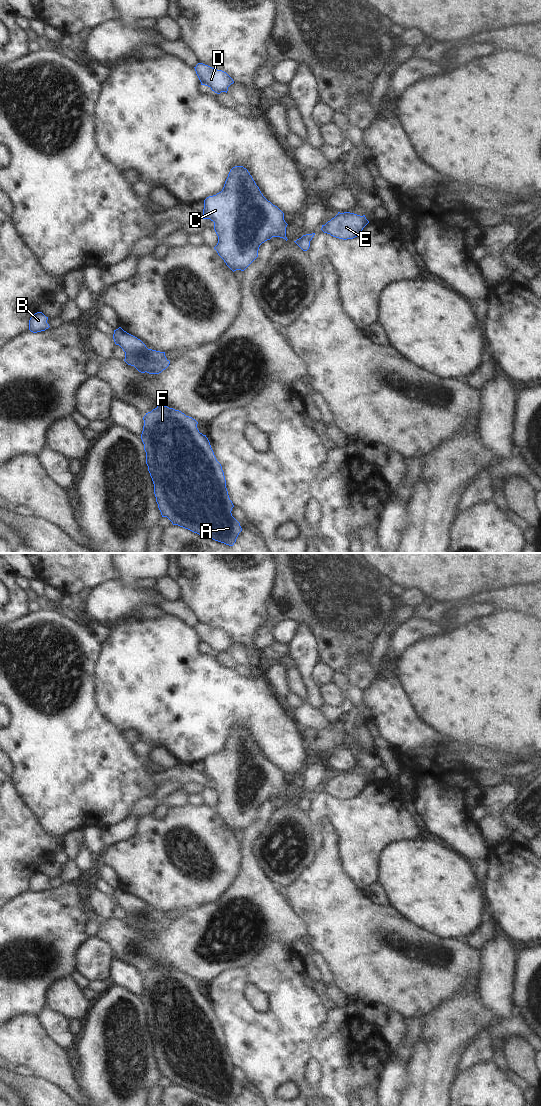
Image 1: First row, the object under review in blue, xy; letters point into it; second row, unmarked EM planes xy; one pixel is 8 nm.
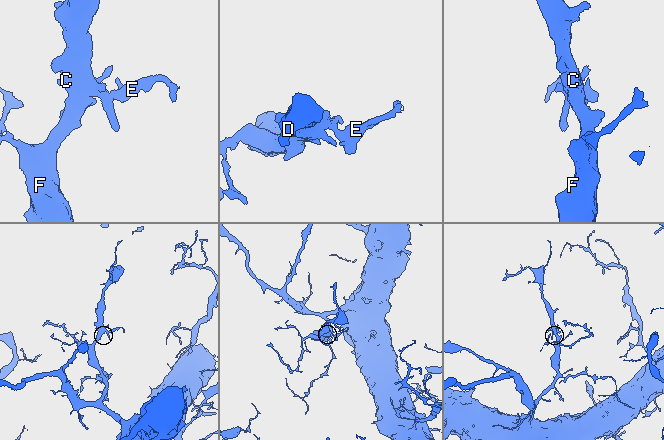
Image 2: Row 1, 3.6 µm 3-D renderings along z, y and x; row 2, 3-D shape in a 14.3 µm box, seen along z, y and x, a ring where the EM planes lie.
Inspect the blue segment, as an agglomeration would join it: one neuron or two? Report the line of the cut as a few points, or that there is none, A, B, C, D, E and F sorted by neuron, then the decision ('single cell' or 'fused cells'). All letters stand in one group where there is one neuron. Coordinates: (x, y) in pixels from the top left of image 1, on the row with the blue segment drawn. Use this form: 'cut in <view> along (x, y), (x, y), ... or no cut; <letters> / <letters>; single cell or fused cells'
no cut; A B C D E F; single cell

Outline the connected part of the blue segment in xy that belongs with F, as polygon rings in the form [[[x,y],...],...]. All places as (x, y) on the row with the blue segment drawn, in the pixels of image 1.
[[[163,405],[146,413],[143,420],[141,439],[162,517],[167,517],[173,525],[233,546],[242,528],[231,513],[234,505],[228,495],[222,466],[206,435],[199,432],[198,422]]]

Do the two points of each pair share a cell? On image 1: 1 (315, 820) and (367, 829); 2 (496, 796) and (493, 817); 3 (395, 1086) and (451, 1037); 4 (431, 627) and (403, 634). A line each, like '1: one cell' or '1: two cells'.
1: one cell
2: one cell
3: two cells
4: one cell

